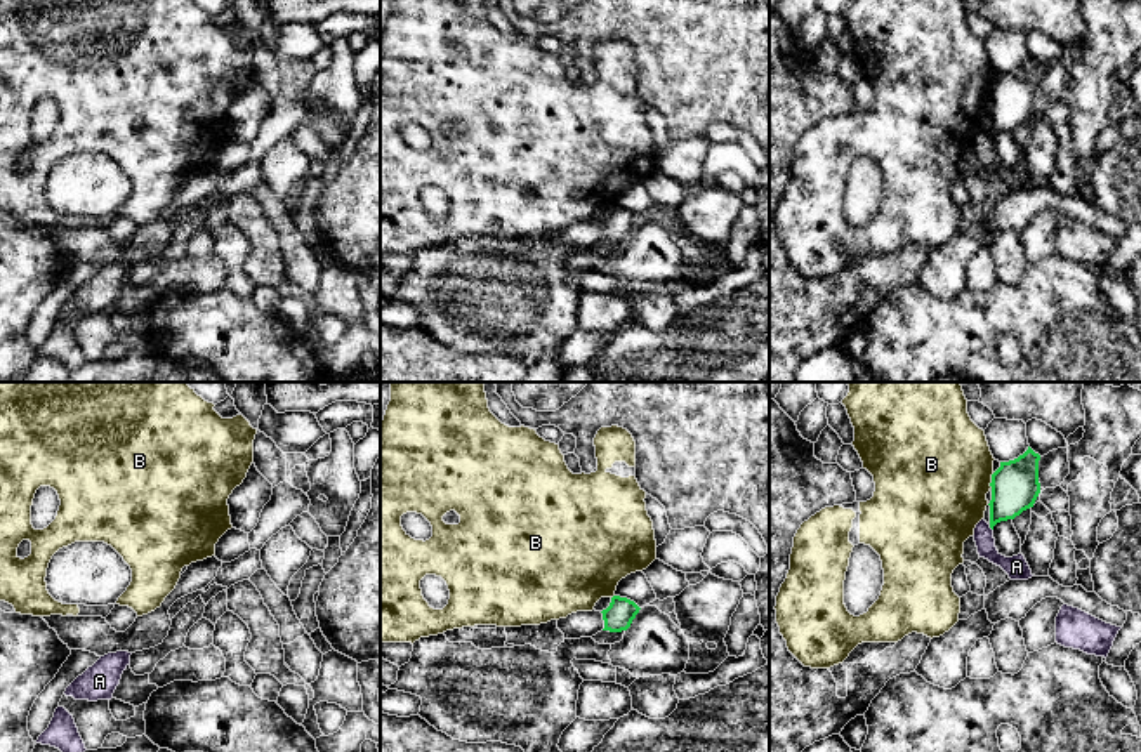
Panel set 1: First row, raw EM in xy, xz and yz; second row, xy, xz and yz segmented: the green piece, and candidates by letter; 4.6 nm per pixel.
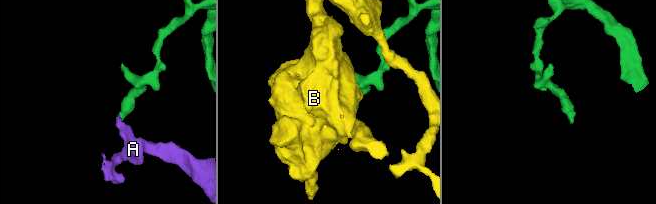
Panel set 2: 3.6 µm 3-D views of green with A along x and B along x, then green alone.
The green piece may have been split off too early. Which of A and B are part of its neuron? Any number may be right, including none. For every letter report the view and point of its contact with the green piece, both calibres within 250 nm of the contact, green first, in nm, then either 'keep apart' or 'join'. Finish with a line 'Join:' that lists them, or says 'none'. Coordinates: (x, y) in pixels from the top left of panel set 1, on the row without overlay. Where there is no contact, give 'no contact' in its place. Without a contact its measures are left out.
A: contact yz (990, 138); calibres 220 and 110 nm; keep apart
B: contact yz (992, 91); calibres 220 and 480 nm; keep apart
Join: none

